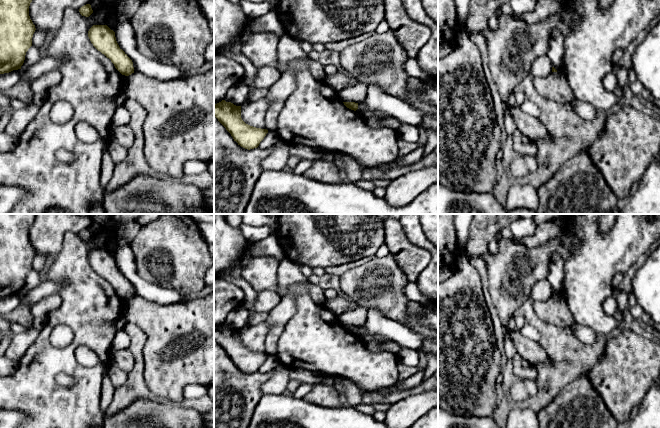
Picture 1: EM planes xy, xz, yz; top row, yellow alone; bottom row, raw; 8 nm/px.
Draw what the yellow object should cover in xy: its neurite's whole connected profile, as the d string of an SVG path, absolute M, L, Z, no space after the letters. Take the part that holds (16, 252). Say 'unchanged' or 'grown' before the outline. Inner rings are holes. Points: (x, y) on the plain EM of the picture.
unchanged; M0 214L0 298L21 293L25 279L32 270L32 261L36 254L29 240L29 230L36 214Z

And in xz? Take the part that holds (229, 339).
unchanged; M225 324L214 329L214 340L231 358L234 365L248 374L257 372L268 357L267 353L246 348L241 342L241 330Z

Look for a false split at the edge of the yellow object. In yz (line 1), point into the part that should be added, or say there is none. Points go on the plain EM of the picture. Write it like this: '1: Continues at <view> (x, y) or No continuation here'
1: No continuation here

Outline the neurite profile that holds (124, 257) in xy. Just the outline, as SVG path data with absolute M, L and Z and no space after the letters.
M130 245L118 247L115 261L120 273L132 284L140 297L160 305L175 304L188 298L173 289L160 287L141 278L137 273Z

